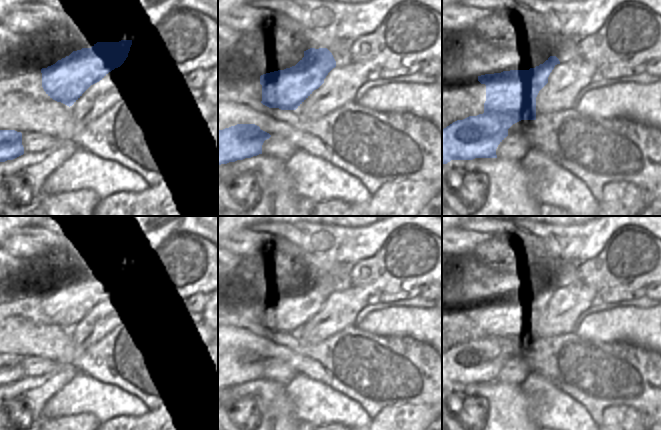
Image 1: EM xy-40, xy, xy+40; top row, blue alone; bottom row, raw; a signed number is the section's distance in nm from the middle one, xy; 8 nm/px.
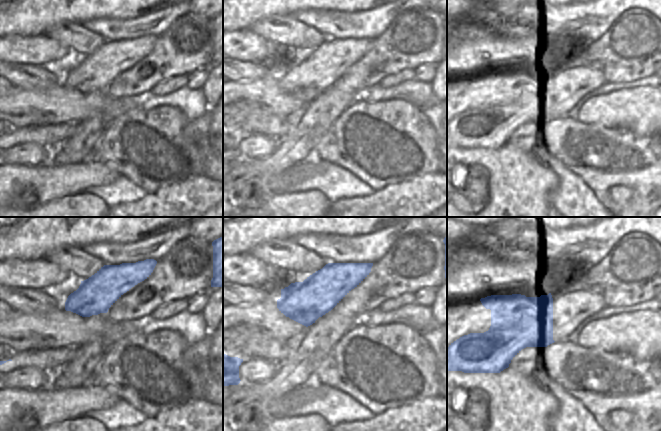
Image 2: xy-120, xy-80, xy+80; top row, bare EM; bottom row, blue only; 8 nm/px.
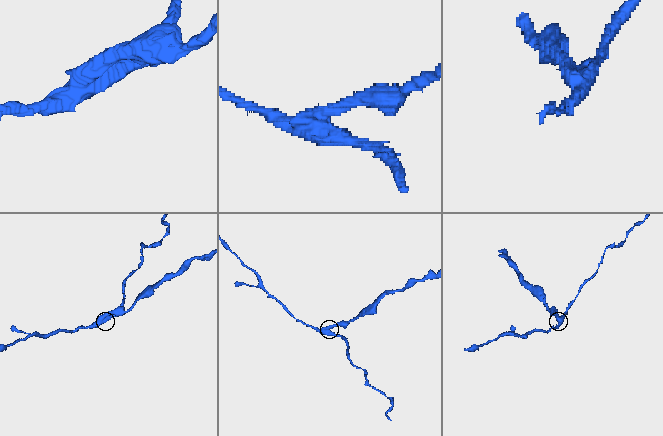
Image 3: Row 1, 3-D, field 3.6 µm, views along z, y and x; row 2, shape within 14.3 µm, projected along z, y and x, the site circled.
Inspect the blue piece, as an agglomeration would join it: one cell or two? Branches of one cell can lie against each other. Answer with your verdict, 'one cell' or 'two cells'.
two cells

